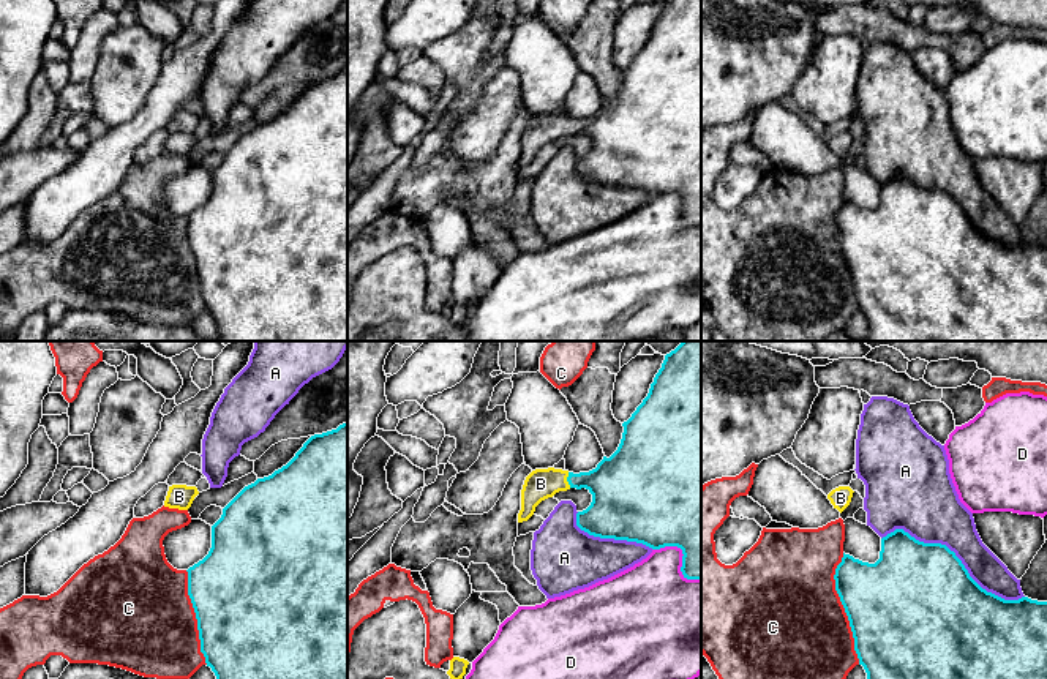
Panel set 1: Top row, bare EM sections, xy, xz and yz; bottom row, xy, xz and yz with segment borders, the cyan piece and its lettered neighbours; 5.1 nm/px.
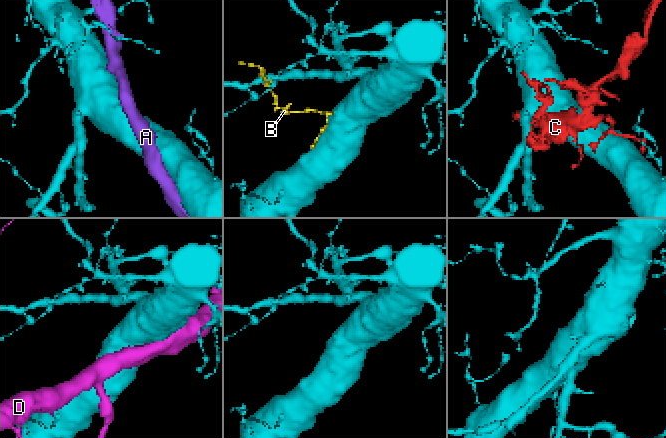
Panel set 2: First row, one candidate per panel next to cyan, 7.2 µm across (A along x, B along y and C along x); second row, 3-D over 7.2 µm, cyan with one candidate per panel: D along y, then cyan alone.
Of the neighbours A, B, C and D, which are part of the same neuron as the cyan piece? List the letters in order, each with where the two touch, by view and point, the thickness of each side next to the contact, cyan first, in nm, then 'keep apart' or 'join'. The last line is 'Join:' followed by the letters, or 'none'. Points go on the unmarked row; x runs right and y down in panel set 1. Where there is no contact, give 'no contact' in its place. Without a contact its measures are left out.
A: yz (954, 201) | 500/320 nm | keep apart
B: xz (567, 127) | 280/160 nm | join
C: yz (844, 253) | 480/500 nm | keep apart
D: xz (682, 202) | 440/360 nm | keep apart
Join: B

